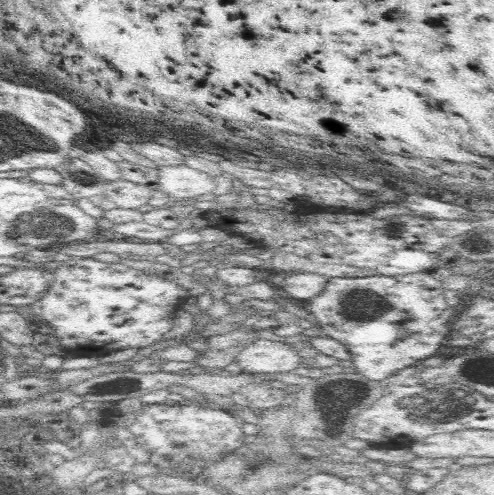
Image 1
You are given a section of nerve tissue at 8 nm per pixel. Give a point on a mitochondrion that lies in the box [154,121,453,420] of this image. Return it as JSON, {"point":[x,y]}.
{"point":[363,304]}

